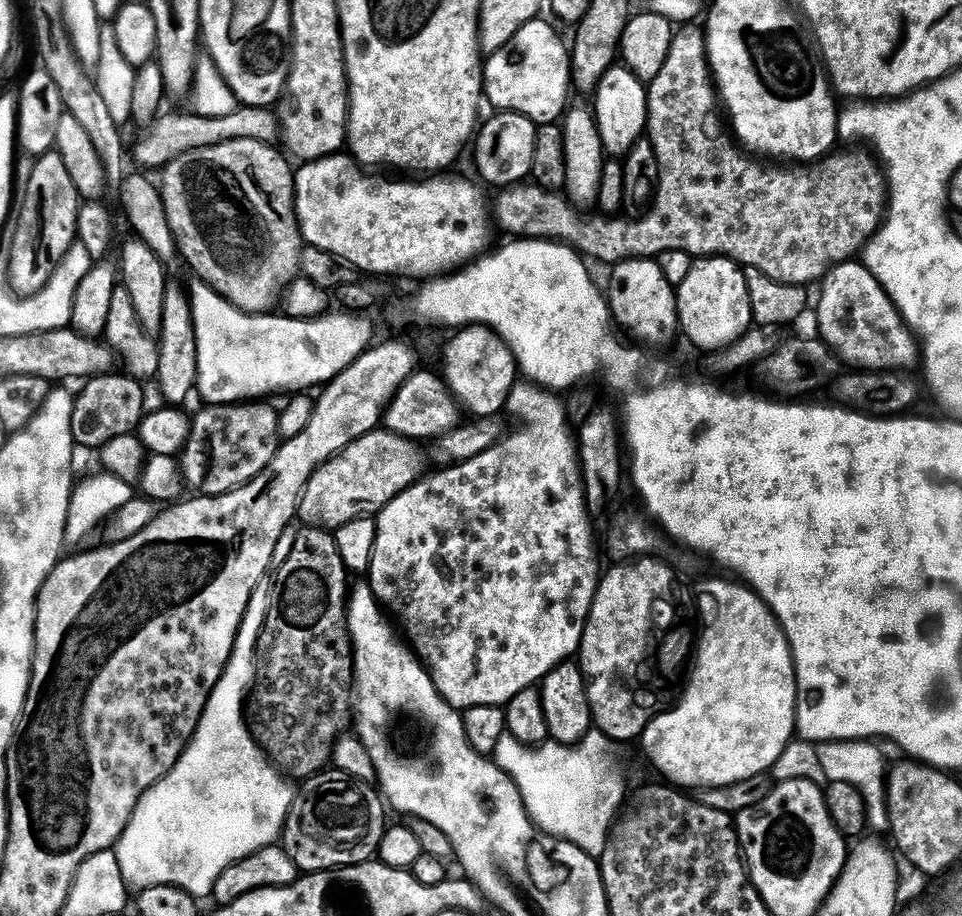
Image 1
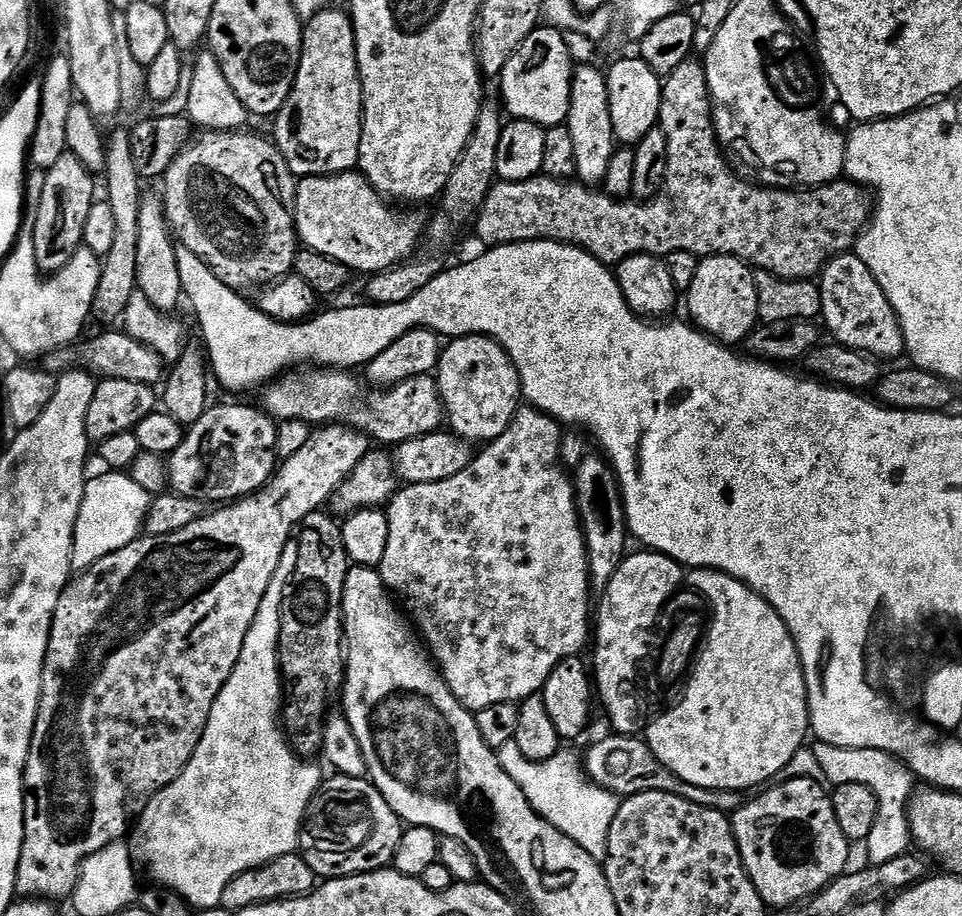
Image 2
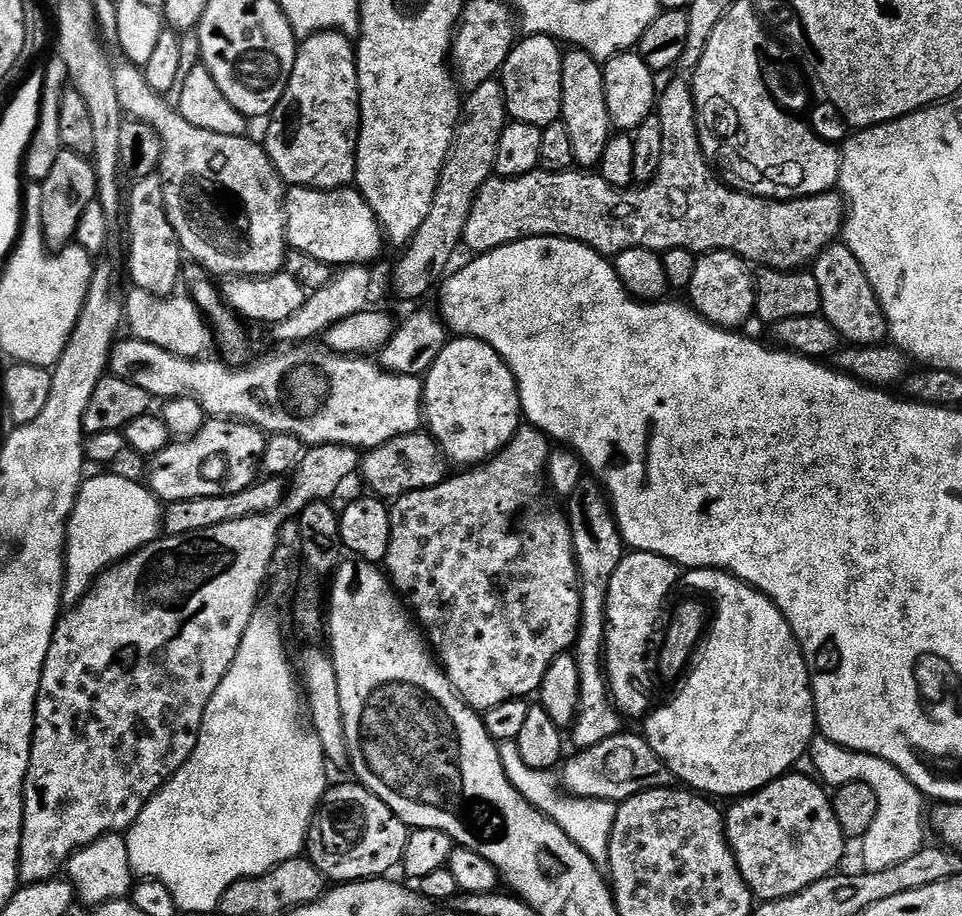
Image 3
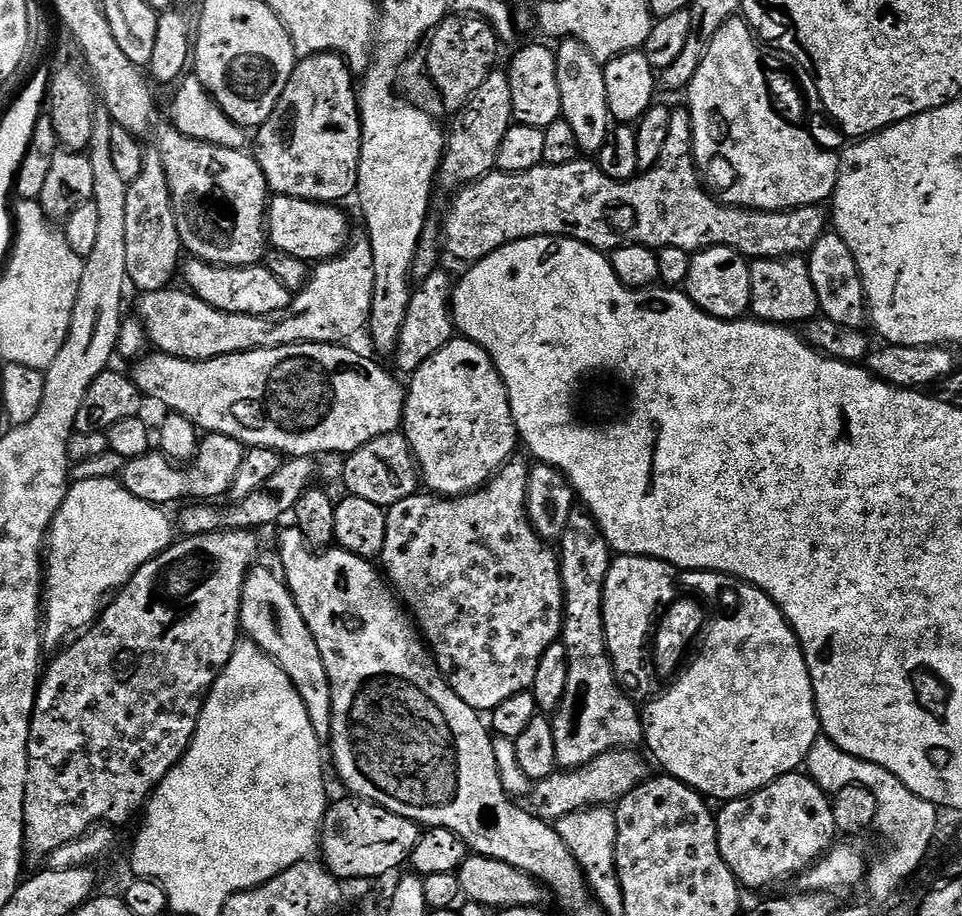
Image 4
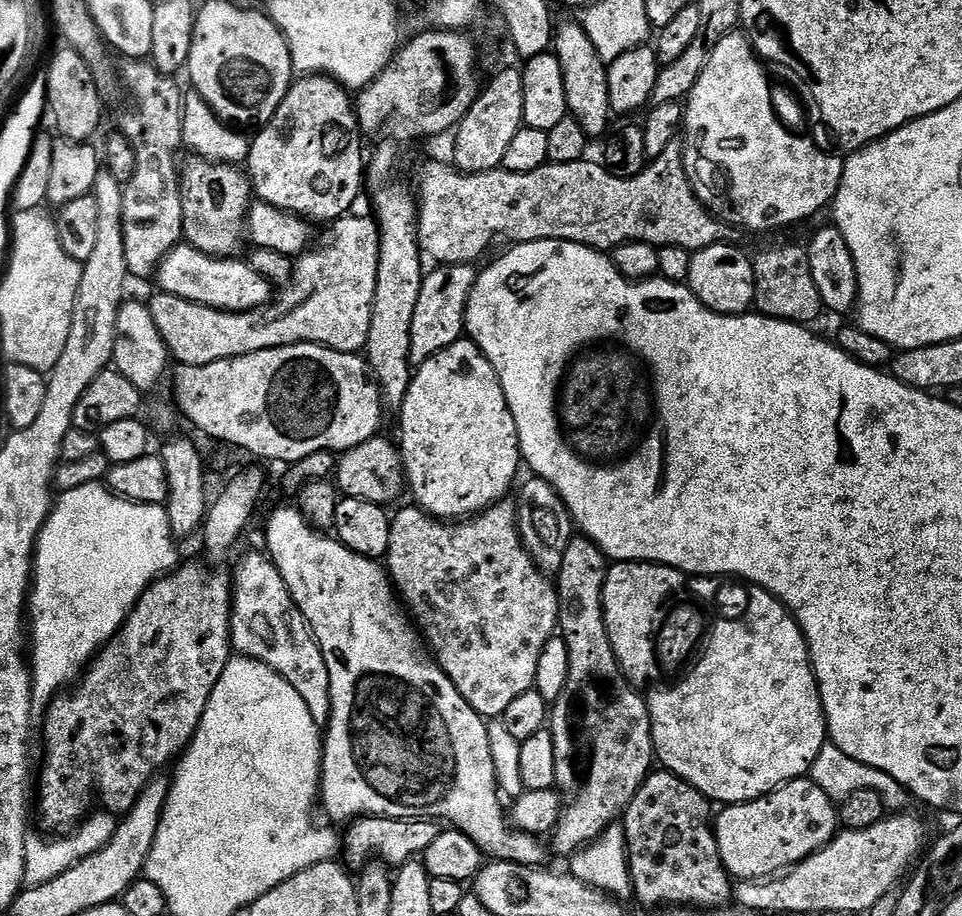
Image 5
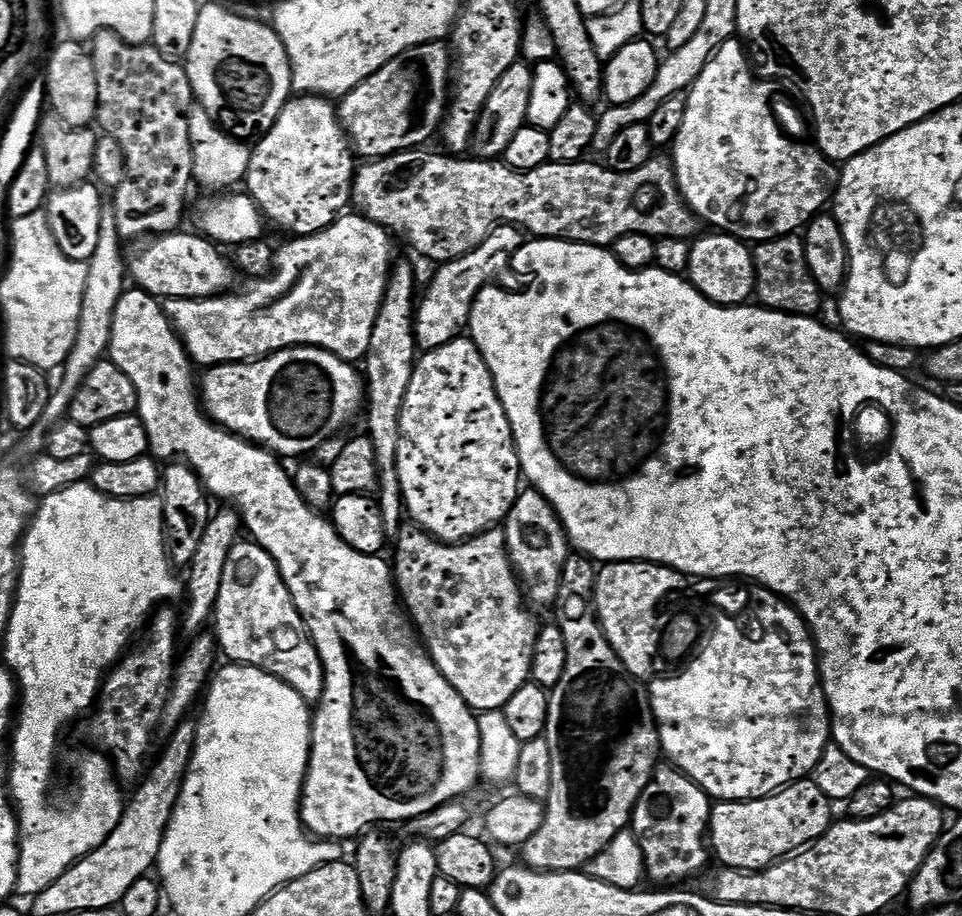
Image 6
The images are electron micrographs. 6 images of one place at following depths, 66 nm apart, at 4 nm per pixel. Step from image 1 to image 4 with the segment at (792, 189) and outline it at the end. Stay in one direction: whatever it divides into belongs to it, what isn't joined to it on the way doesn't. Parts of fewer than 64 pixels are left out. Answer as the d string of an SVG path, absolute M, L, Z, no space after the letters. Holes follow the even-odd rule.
M677 107L670 118L670 130L666 138L666 146L662 146L662 158L658 158L655 166L643 174L637 174L632 180L612 181L608 180L604 185L604 192L596 192L596 178L598 172L591 164L587 164L587 159L581 158L570 162L566 166L554 166L553 164L541 164L538 168L532 168L528 172L501 172L493 170L487 176L480 180L474 181L459 189L451 198L452 205L448 208L448 217L442 220L442 243L446 249L447 255L450 254L456 260L468 260L475 262L486 258L494 250L498 250L503 244L512 244L516 240L525 240L531 236L562 236L569 240L577 240L583 244L589 244L591 248L601 250L615 250L624 248L628 244L643 244L645 248L659 250L666 247L677 247L678 250L684 250L688 253L695 254L704 251L706 248L733 248L745 258L752 260L777 260L783 256L804 256L811 252L812 248L820 238L825 234L829 227L830 220L826 215L825 209L820 206L809 206L807 208L794 208L790 212L753 212L751 208L729 208L727 204L720 203L719 199L713 193L709 192L707 187L702 183L702 177L699 170L696 169L696 158L692 155L692 118L687 107Z

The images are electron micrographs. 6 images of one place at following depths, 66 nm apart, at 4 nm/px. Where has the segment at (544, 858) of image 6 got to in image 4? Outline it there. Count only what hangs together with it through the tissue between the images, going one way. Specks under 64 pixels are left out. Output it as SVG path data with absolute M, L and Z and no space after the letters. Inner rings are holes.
M573 510L570 514L570 522L566 522L564 536L558 542L558 559L564 582L562 643L568 659L569 678L565 696L551 721L556 763L561 769L571 770L613 752L615 748L635 749L643 745L644 718L637 701L618 682L612 655L608 653L602 606L614 553L591 512Z

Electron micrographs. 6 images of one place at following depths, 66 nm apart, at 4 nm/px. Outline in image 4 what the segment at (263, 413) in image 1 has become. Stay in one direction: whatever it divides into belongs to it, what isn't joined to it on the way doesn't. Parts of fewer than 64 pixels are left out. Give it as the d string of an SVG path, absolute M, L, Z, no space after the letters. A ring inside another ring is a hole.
M205 435L200 441L200 449L195 458L187 466L177 466L159 450L149 450L138 458L127 461L122 473L122 483L134 498L142 498L142 502L150 502L157 506L169 506L184 500L187 496L196 502L212 502L215 496L228 494L232 483L242 467L245 445L234 438Z

